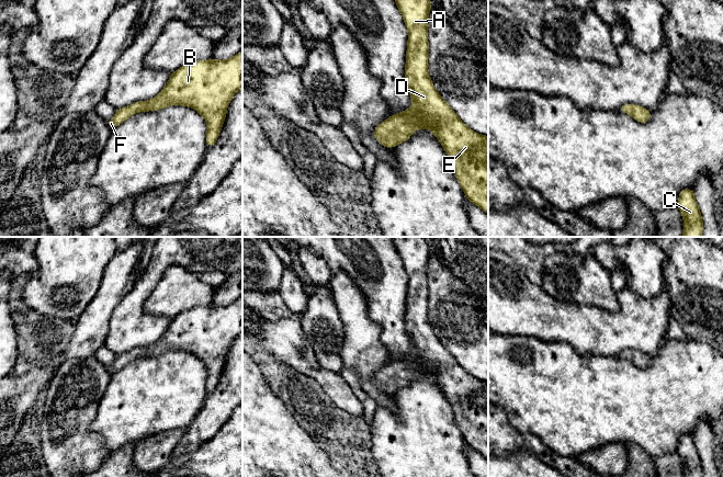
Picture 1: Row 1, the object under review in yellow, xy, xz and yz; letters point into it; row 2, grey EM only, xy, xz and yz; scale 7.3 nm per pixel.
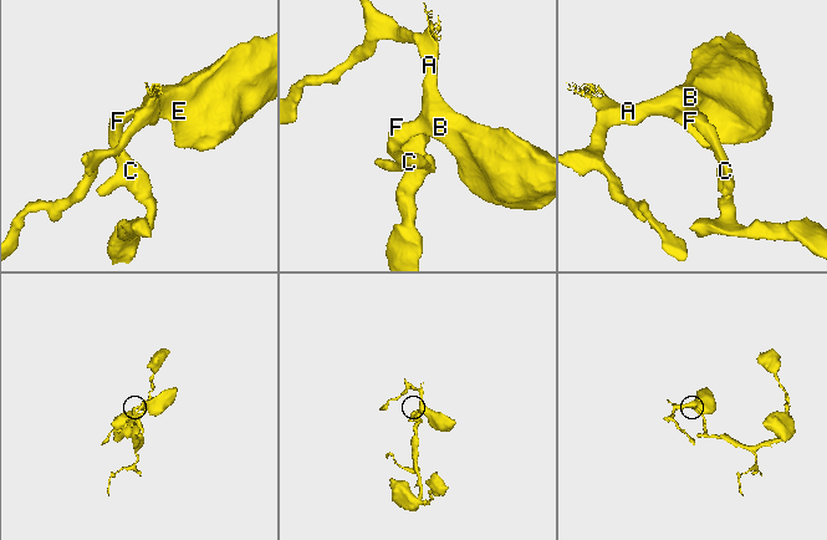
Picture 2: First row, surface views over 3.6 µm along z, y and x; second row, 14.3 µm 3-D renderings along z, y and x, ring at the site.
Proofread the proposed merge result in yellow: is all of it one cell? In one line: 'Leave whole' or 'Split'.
Leave whole

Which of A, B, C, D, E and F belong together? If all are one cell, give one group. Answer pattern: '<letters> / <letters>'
A B C D E F

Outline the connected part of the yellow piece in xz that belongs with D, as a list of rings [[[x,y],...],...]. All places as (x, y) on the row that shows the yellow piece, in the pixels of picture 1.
[[[395,0],[408,30],[405,80],[411,96],[413,106],[398,114],[391,115],[374,130],[374,137],[386,148],[406,141],[416,129],[430,129],[451,159],[456,179],[466,198],[488,214],[488,136],[468,128],[440,96],[428,72],[428,15],[431,0]]]

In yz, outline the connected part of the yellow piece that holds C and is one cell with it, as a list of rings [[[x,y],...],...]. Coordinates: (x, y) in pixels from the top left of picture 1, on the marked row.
[[[682,189],[679,194],[677,207],[684,217],[682,237],[701,237],[703,232],[703,222],[694,198],[694,192],[689,189]]]

